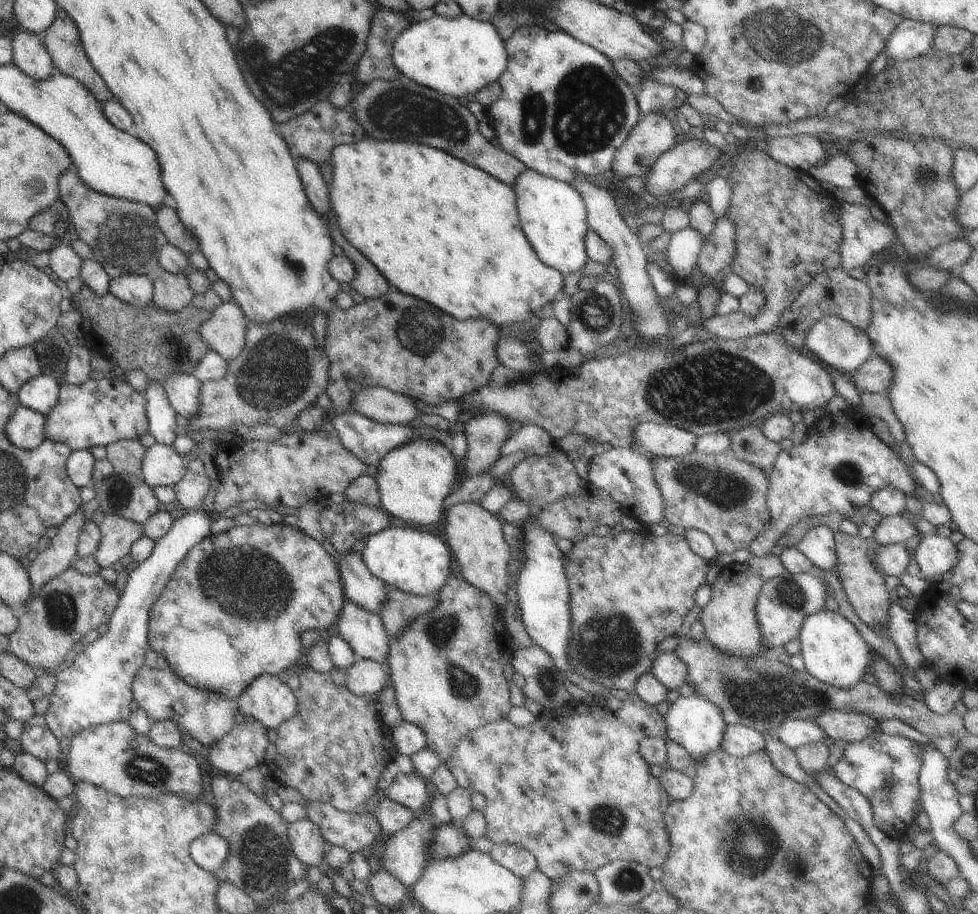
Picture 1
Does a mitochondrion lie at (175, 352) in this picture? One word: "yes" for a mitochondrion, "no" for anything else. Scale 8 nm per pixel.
yes

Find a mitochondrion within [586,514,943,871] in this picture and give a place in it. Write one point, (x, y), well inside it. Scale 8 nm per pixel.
(768, 695)

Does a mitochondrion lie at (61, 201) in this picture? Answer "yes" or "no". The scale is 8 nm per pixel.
no

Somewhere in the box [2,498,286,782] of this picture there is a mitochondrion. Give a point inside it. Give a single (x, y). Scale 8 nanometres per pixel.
(61, 609)

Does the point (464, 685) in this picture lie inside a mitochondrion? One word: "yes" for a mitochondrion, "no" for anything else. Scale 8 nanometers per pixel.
yes

